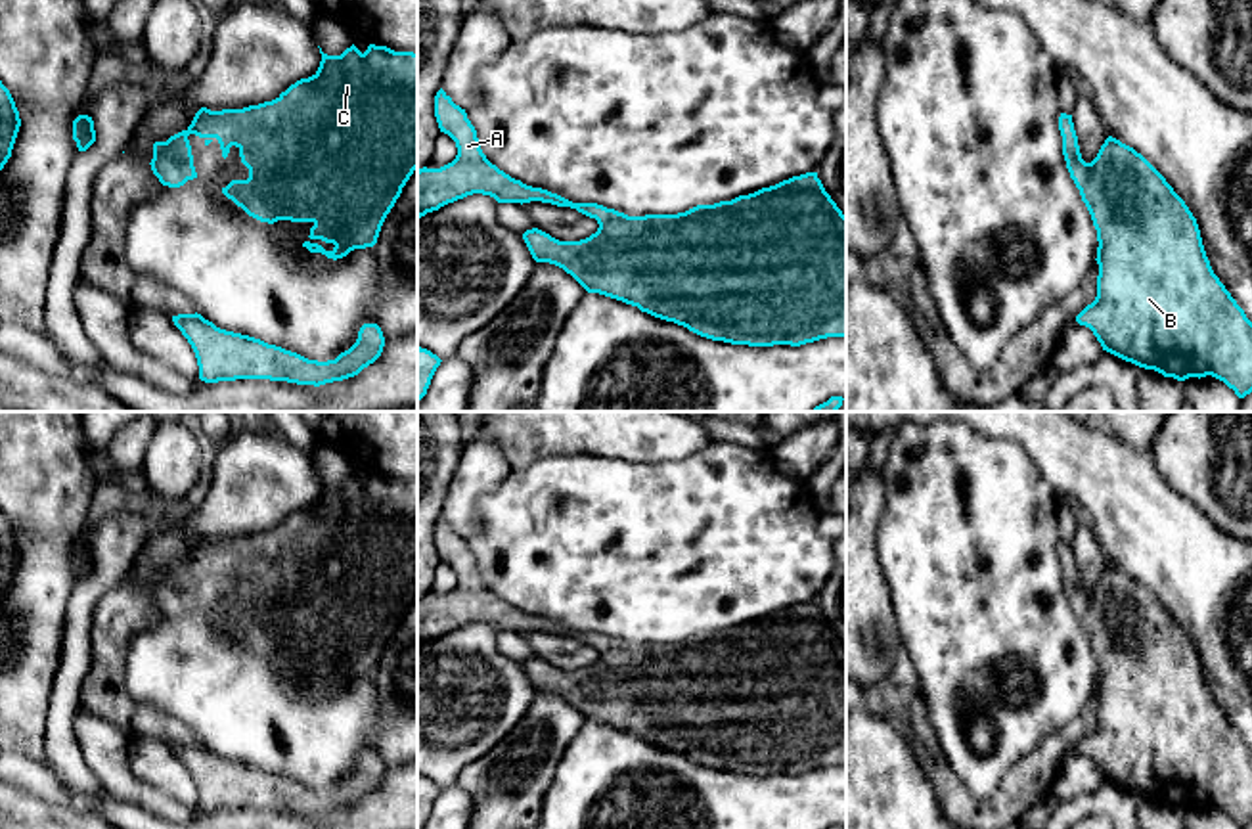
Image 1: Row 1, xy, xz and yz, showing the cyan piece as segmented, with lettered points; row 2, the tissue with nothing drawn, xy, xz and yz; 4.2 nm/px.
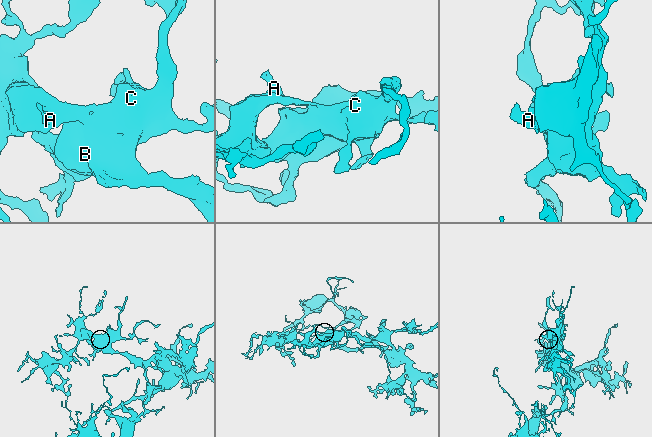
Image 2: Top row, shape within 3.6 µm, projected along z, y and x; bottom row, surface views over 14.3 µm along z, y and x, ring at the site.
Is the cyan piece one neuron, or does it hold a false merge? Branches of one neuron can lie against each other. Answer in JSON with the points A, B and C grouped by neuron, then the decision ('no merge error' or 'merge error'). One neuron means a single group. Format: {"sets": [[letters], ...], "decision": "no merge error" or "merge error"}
{"sets": [["A", "B", "C"]], "decision": "no merge error"}

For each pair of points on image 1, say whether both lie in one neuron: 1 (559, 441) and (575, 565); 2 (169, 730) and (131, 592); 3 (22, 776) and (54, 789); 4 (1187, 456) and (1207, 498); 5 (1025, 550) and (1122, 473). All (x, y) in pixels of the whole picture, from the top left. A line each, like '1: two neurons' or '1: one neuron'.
1: two neurons
2: one neuron
3: one neuron
4: one neuron
5: two neurons

